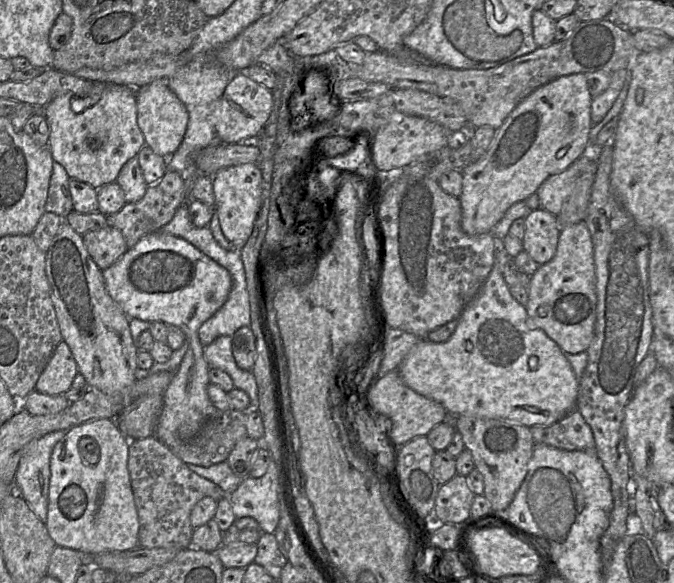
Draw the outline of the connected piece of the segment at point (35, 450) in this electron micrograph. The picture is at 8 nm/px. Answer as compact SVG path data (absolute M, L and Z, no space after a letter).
M57 430L32 440L20 458L16 472L17 493L43 523L46 523L48 513L51 454L65 433Z

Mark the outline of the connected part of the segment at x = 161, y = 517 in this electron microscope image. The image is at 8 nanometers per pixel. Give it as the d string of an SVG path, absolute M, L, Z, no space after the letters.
M154 435L141 439L129 440L128 471L138 512L139 546L143 548L175 548L182 550L191 546L193 527L190 513L194 505L204 497L219 500L228 496L220 486L199 476L177 457L164 443Z

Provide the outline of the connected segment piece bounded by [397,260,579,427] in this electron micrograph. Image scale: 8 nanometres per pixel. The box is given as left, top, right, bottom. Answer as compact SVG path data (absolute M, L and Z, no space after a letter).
M495 263L479 293L464 308L451 337L443 343L420 339L397 368L403 382L432 399L454 416L500 419L522 425L549 426L576 408L579 381L559 345L542 329L531 325L525 306L511 295Z

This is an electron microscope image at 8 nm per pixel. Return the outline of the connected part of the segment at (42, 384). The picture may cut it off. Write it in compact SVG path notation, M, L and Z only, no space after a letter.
M64 340L55 348L41 373L35 390L48 395L61 395L72 387L78 373L77 363Z

